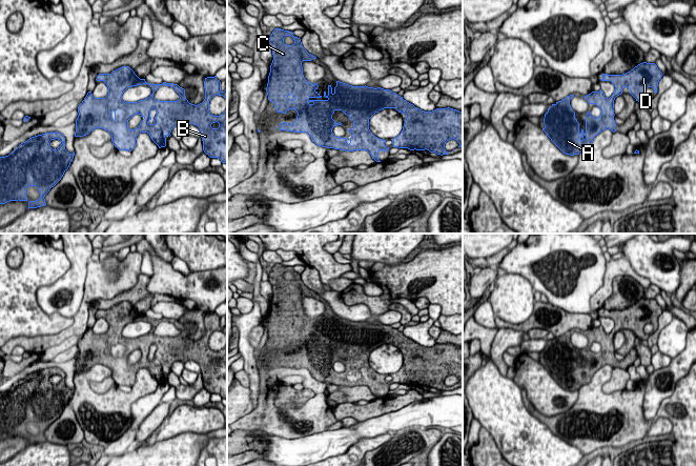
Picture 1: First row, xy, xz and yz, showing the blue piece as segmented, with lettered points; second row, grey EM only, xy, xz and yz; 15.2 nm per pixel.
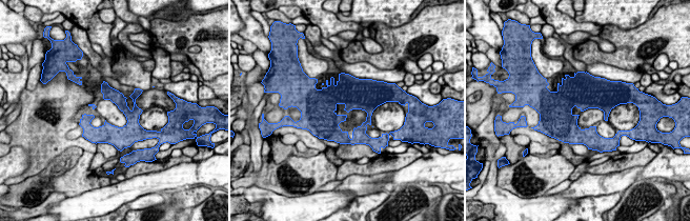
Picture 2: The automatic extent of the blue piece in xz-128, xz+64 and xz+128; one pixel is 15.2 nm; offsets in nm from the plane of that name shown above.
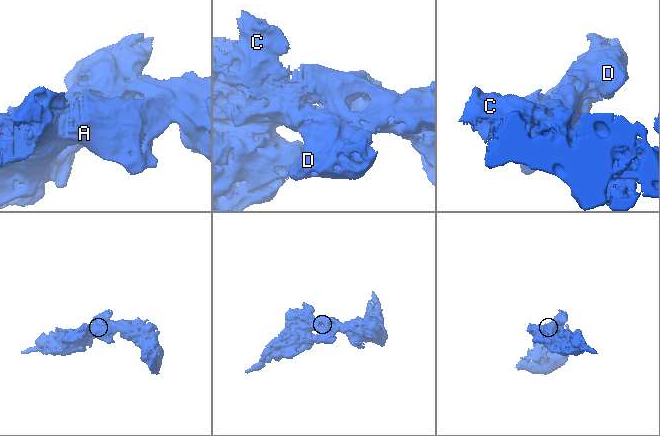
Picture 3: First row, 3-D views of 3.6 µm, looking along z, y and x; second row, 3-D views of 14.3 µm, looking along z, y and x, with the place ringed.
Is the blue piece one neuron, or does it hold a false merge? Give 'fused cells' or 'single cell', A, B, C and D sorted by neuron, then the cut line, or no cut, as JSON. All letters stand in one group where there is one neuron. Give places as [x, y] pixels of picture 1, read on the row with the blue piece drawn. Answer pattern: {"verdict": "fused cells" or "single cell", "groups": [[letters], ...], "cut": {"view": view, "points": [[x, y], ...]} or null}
{"verdict": "single cell", "groups": [["A", "B", "C", "D"]], "cut": null}

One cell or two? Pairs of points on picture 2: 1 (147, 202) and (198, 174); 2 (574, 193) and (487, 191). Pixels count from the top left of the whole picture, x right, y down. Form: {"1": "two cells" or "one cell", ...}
{"1": "two cells", "2": "two cells"}

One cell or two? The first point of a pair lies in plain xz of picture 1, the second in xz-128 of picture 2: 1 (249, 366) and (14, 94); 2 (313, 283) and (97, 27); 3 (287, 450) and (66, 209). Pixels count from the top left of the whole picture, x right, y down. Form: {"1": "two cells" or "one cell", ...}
{"1": "one cell", "2": "two cells", "3": "one cell"}

